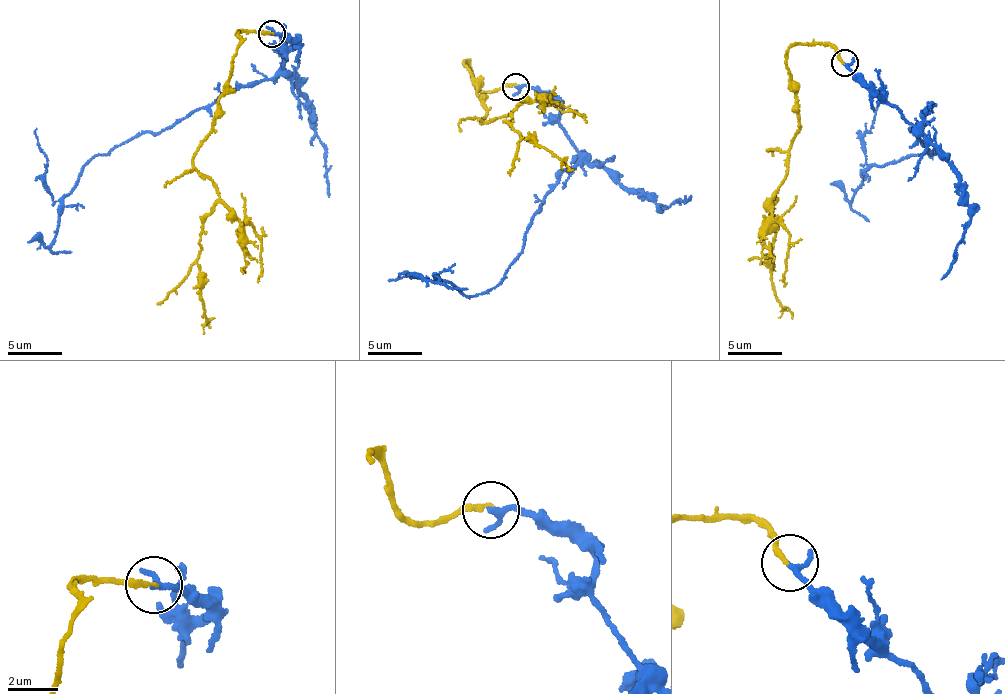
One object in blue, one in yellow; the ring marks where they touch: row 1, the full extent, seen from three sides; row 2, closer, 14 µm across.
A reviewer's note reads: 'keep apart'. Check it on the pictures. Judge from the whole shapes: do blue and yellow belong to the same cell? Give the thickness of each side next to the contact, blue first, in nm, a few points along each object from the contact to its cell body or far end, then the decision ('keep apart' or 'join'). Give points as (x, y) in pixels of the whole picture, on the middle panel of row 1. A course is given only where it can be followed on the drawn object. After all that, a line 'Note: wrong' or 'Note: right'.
calibres 200 and 200 nm; course blue (516, 87), (533, 86), (559, 107), (579, 157), (533, 213), (501, 283), (468, 296), (448, 282), (388, 278); course yellow (516, 84), (485, 92), (463, 65), (479, 81), (481, 123), (511, 111), (523, 140), (574, 169); join
Note: wrong

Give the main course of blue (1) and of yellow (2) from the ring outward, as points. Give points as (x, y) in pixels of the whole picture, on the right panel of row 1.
1: (845, 64), (938, 154), (869, 164), (864, 133), (881, 89)
2: (843, 64), (833, 48), (819, 44), (796, 45), (786, 55), (798, 126), (772, 207), (772, 291), (792, 319)

